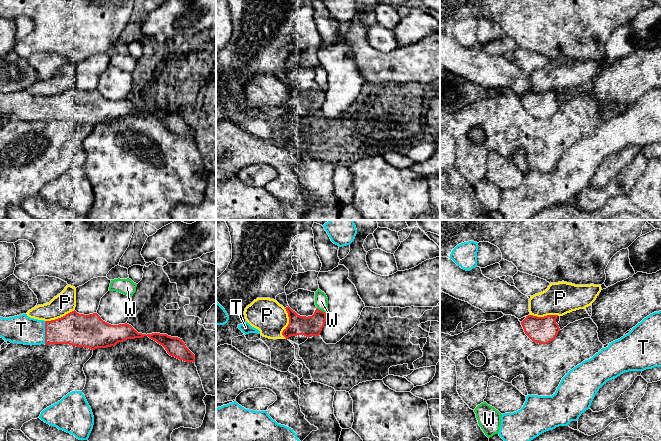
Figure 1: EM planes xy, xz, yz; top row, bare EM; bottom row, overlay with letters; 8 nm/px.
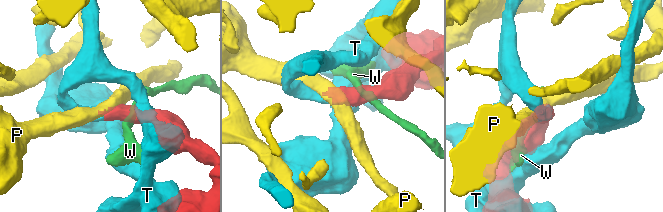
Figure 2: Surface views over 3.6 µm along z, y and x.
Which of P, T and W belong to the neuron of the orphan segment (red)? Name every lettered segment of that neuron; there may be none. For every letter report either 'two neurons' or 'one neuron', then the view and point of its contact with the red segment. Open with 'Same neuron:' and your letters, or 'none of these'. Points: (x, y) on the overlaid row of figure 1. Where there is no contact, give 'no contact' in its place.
Same neuron: T
P: two neurons | xz (289, 323)
T: one neuron | xy (45, 332)
W: two neurons | xz (320, 310)

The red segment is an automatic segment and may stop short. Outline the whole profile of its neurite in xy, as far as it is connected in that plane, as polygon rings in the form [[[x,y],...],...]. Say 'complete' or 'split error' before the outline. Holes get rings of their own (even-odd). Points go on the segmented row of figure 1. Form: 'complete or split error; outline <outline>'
split error; outline [[[74,310],[51,321],[30,318],[27,314],[9,318],[0,317],[1,338],[11,343],[31,346],[69,344],[95,350],[144,336],[162,345],[170,356],[185,362],[195,362],[195,355],[182,339],[160,333],[147,335],[138,333],[127,323],[111,325],[103,321],[97,313],[84,315]]]

